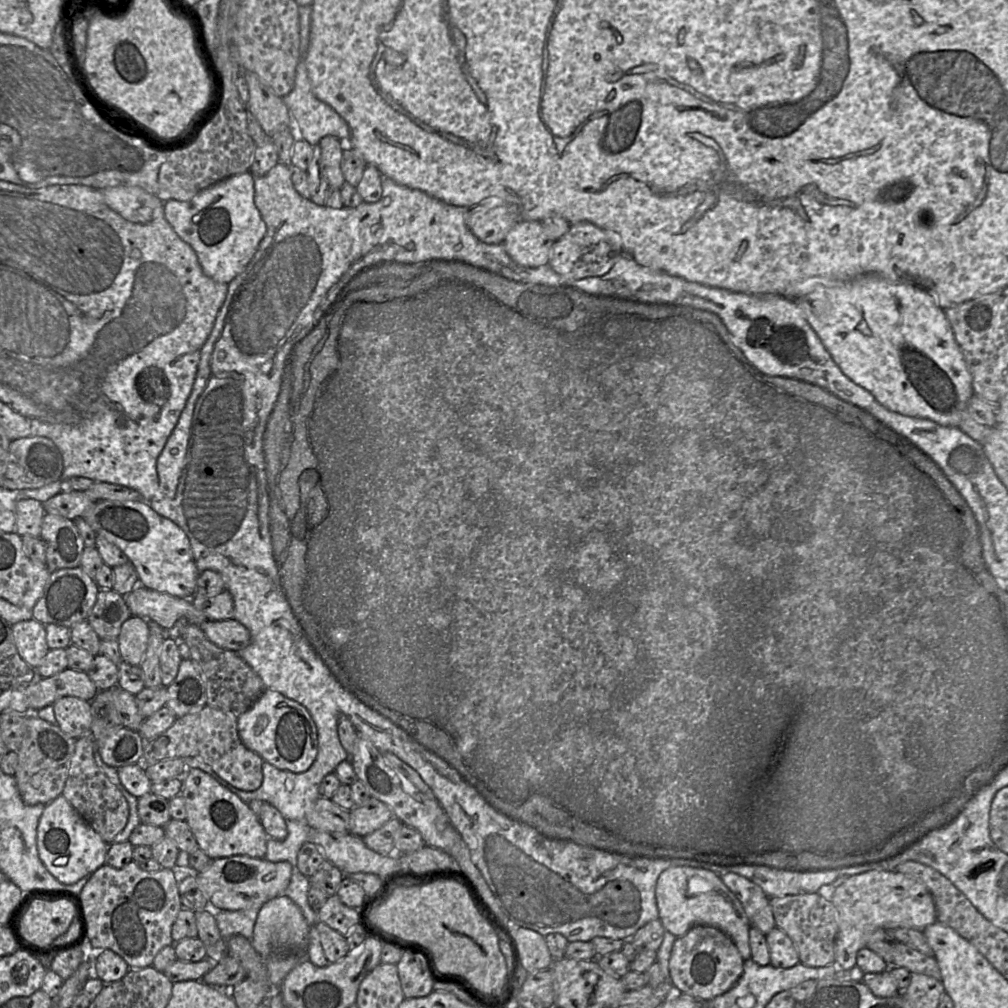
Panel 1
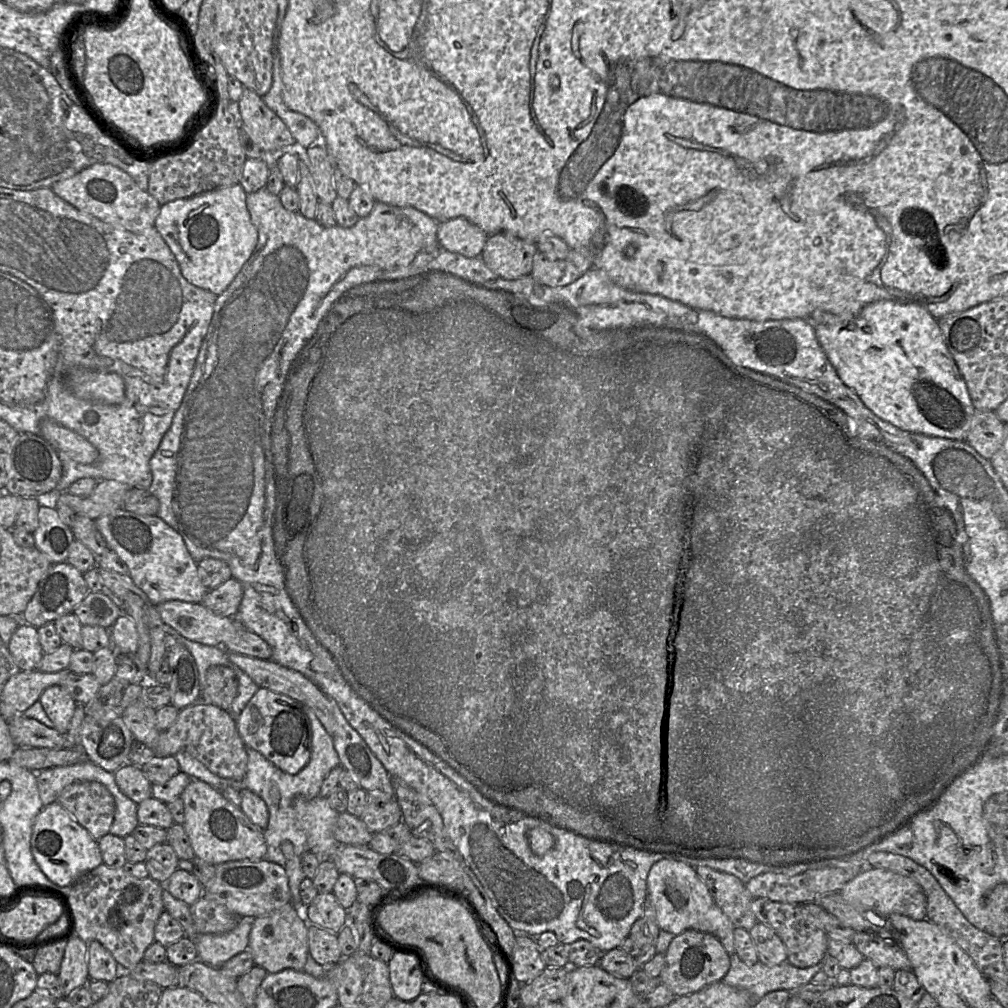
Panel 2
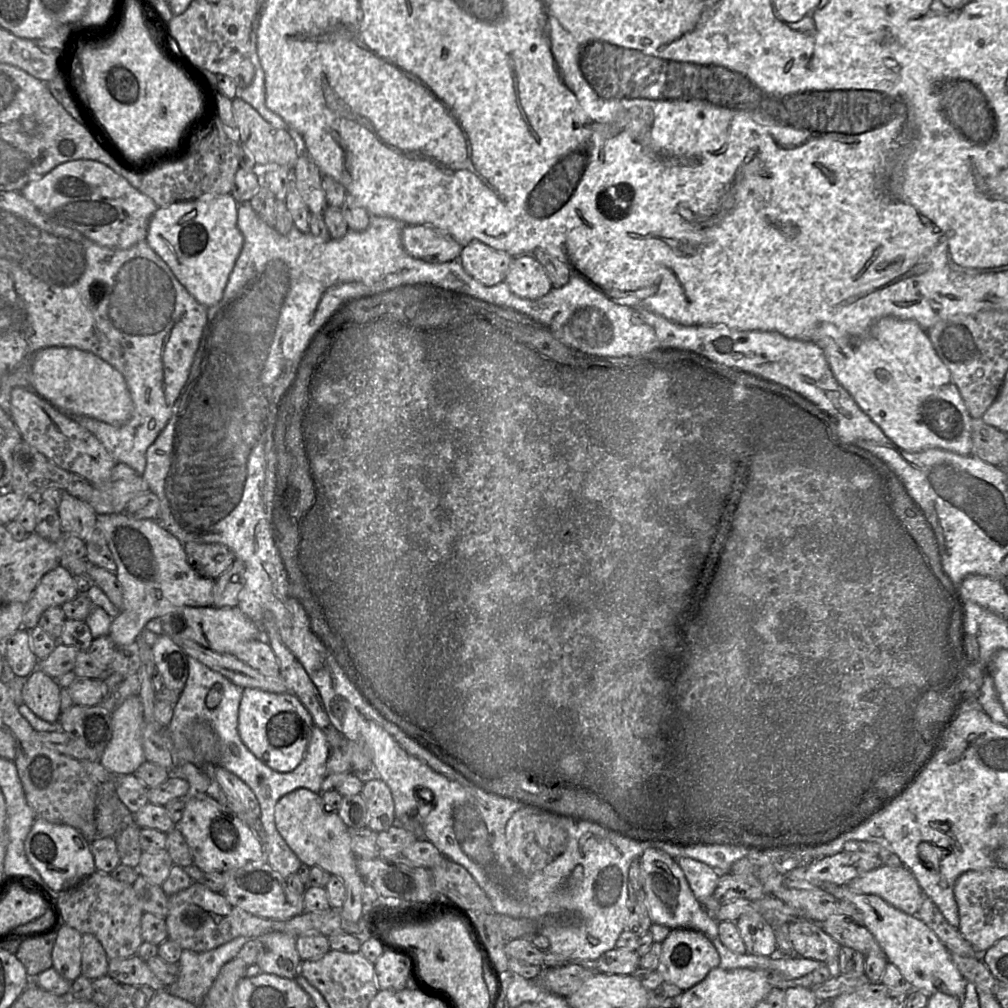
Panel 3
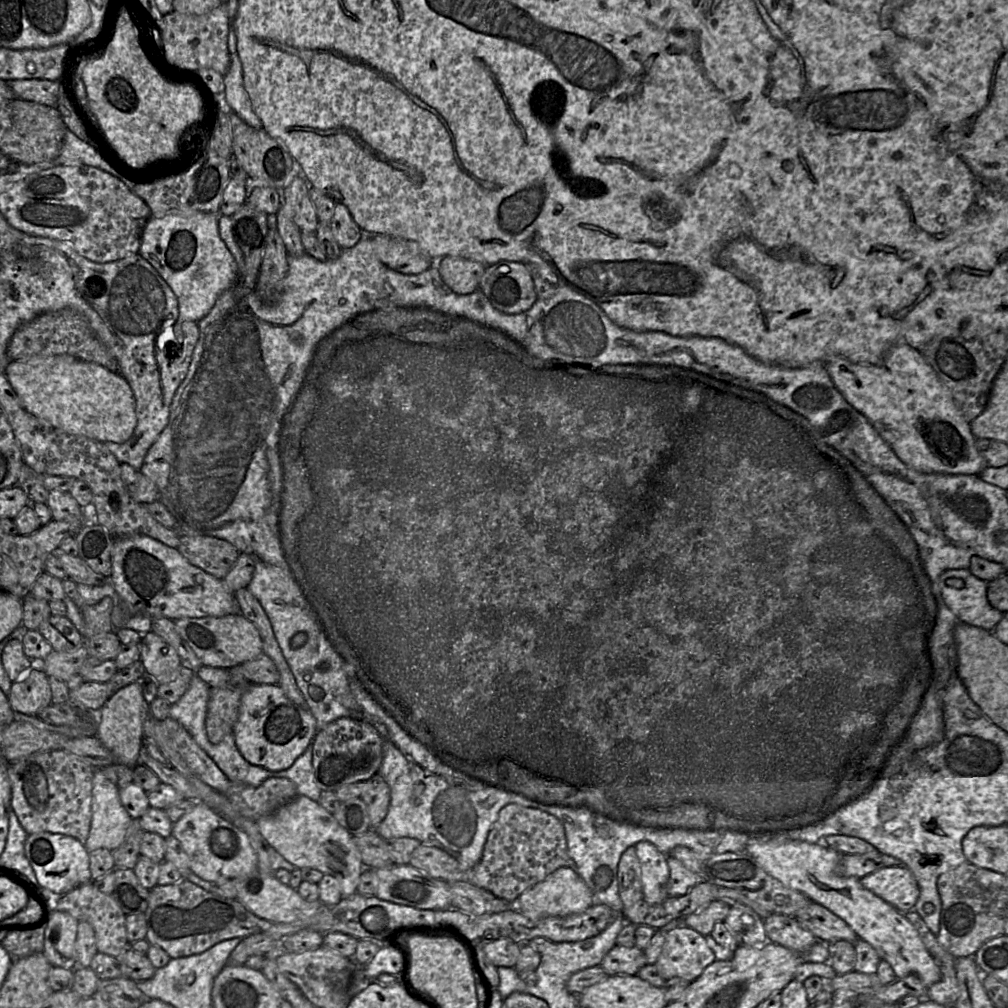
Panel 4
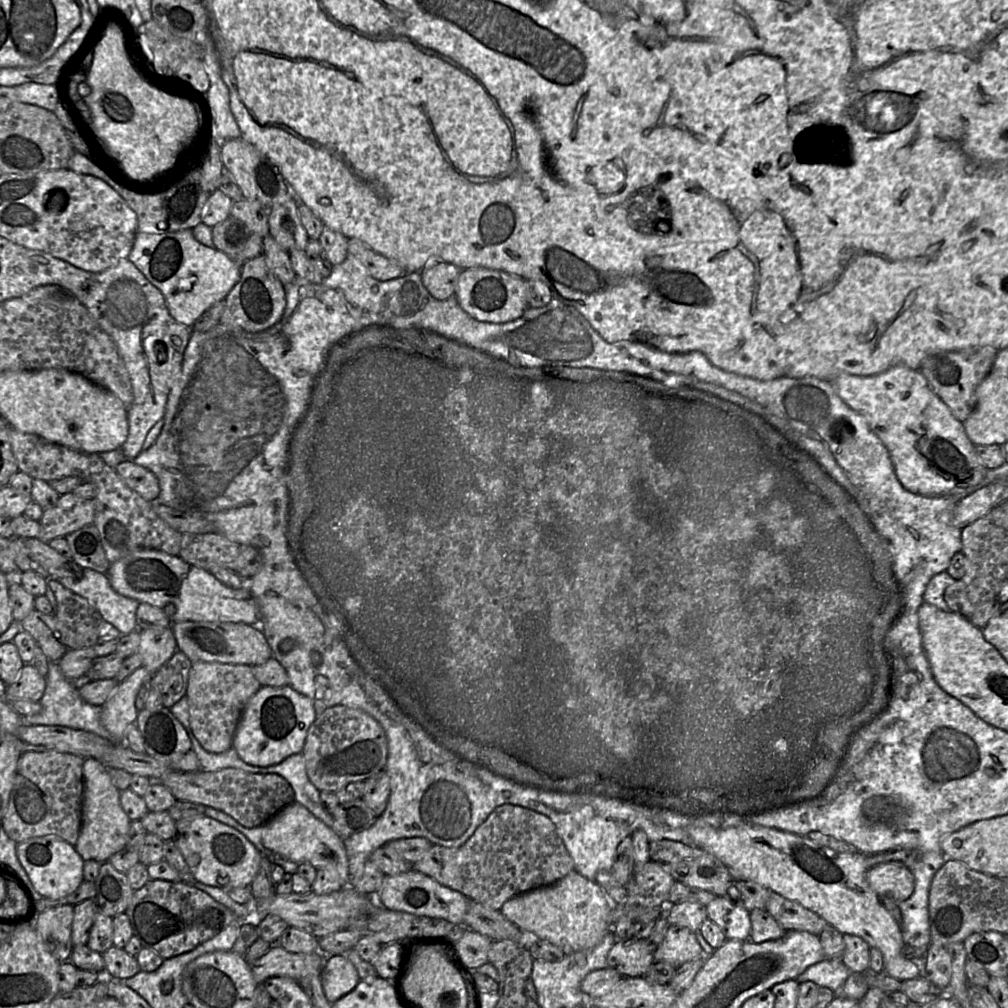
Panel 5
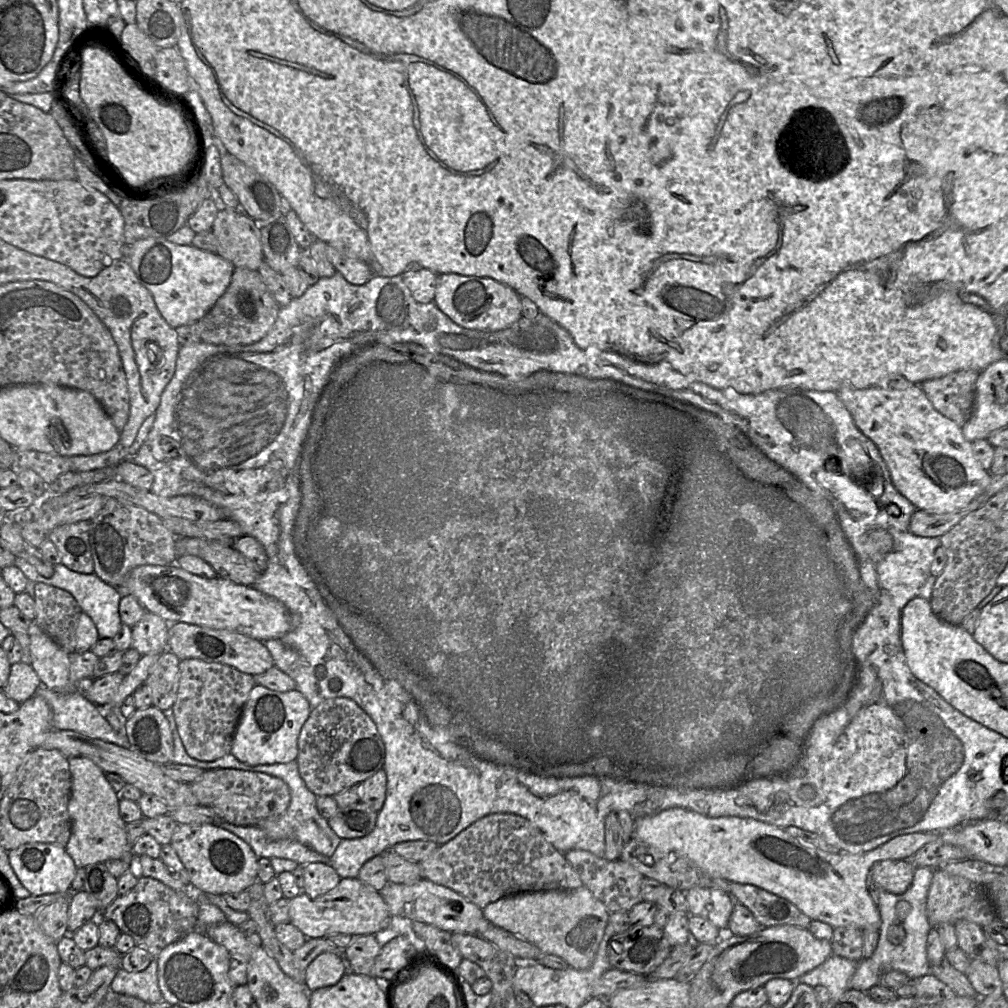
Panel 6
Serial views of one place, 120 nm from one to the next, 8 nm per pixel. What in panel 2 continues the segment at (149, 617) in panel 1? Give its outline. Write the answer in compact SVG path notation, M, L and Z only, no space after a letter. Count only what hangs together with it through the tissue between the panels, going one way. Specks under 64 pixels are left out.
M171 600L156 609L162 622L177 634L204 645L222 647L242 627L236 618L221 616L201 603Z

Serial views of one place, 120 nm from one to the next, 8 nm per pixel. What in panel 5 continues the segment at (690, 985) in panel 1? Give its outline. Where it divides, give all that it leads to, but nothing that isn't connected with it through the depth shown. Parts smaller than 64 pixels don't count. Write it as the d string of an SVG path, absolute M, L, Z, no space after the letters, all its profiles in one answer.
M669 925L663 941L654 953L655 962L666 962L675 968L685 962L705 957L695 932L676 925Z

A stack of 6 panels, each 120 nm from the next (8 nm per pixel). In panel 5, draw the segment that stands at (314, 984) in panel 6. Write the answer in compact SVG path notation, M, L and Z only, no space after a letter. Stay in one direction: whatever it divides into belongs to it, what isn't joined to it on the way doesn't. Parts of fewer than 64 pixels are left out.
M343 955L326 956L320 979L331 1003L351 992L361 980L355 966Z

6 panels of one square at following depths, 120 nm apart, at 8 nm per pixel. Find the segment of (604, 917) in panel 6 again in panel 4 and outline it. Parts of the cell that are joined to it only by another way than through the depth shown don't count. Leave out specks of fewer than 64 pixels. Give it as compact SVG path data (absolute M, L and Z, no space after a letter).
M560 867L515 900L515 909L531 919L548 916L564 917L584 912L591 905L593 905L592 891L579 874L570 867Z

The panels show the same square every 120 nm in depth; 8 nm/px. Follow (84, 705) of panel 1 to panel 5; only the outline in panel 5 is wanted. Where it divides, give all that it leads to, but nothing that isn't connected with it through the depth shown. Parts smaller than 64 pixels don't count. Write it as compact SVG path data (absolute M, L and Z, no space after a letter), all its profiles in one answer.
M32 664L23 665L17 679L6 687L9 700L39 702L46 687L45 677Z

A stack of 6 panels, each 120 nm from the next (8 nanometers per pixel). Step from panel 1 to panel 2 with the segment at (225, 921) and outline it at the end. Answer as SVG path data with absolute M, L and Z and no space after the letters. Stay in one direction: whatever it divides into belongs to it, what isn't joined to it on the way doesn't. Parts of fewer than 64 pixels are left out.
M242 917L237 926L226 933L198 935L193 939L197 960L210 967L220 968L229 959L247 950L254 919Z

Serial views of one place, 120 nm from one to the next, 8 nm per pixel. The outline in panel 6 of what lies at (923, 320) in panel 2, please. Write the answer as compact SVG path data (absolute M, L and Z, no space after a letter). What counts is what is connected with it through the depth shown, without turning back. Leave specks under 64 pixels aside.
M898 378L893 384L864 389L843 386L835 392L852 415L858 429L877 446L895 488L918 510L939 514L958 511L989 486L991 474L976 460L972 443L964 437L961 427L933 407L920 385Z

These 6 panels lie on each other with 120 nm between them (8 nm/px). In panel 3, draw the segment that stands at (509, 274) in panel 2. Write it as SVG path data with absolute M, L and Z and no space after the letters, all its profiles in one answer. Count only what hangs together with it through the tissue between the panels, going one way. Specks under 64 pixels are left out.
M473 241L463 247L459 262L472 278L491 287L504 283L513 258L506 252Z

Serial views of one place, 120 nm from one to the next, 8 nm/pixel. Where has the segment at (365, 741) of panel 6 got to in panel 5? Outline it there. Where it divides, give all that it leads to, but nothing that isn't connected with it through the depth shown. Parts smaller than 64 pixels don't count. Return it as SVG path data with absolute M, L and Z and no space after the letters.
M344 705L327 708L310 726L302 750L310 781L319 791L336 792L349 783L365 781L385 769L388 742L382 726L368 713Z

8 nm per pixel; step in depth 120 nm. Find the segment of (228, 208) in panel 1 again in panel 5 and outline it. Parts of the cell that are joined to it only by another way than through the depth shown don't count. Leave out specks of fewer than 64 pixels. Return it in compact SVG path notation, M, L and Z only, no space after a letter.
M186 229L168 233L141 233L138 232L132 251L128 256L130 260L163 294L171 316L179 323L192 327L196 320L209 308L224 301L231 289L240 279L242 265L263 253L263 238L251 234L247 240L238 260L234 261L224 252L208 247L198 242L193 236L192 230Z

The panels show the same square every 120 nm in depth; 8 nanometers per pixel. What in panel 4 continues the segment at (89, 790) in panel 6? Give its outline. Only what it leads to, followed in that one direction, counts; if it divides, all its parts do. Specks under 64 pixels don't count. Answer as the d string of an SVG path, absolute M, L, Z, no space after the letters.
M95 768L92 789L92 820L88 838L84 844L87 851L97 849L115 850L124 841L132 818L121 803L119 788L99 768Z

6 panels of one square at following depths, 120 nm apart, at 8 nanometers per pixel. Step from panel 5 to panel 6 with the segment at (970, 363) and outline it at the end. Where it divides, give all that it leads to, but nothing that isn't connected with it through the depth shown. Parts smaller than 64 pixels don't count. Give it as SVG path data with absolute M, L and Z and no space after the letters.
M959 370L919 385L939 413L962 427L972 412L978 376L978 371Z

